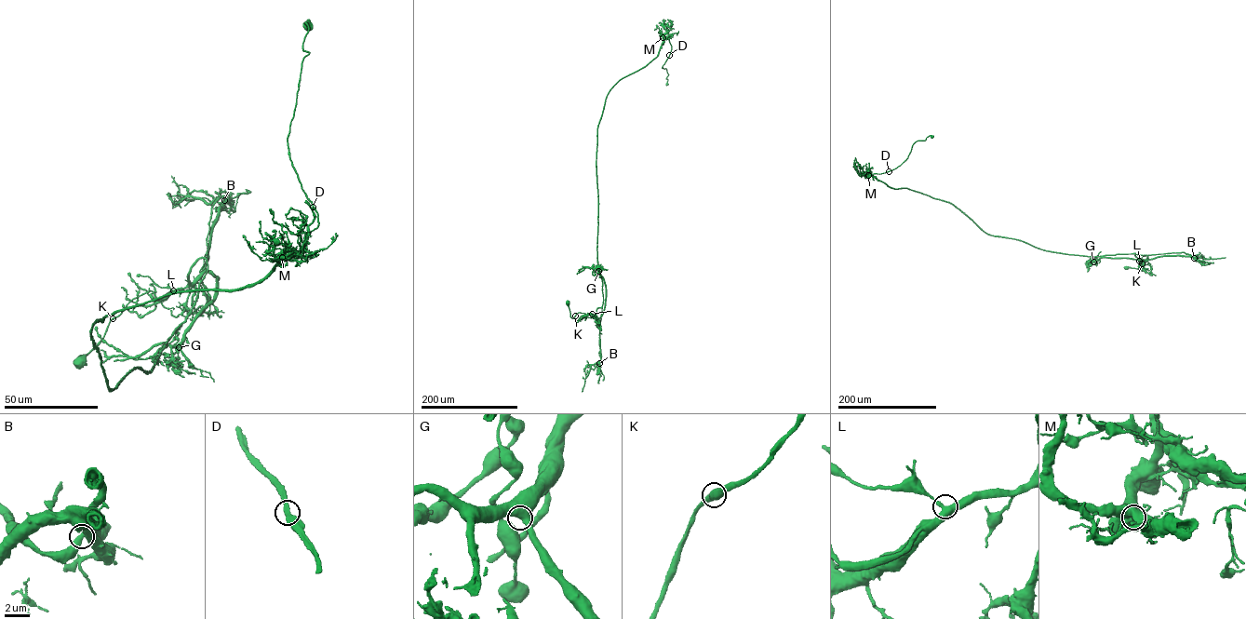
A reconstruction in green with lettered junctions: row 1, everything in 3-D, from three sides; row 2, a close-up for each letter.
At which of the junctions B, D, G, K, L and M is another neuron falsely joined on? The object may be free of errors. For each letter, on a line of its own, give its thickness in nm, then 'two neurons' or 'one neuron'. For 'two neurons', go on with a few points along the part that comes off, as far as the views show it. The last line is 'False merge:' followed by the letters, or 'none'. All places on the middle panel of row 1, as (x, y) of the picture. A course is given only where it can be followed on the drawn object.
B: calibre 550 nm; one neuron
D: calibre 300 nm; one neuron
G: calibre 550 nm; one neuron
K: calibre 550 nm; one neuron
L: calibre 480 nm; one neuron
M: calibre 950 nm; two neurons; course (663, 37), (662, 34), (667, 33), (671, 46), (662, 68), (666, 69), (668, 74), (667, 85)
False merge: M

